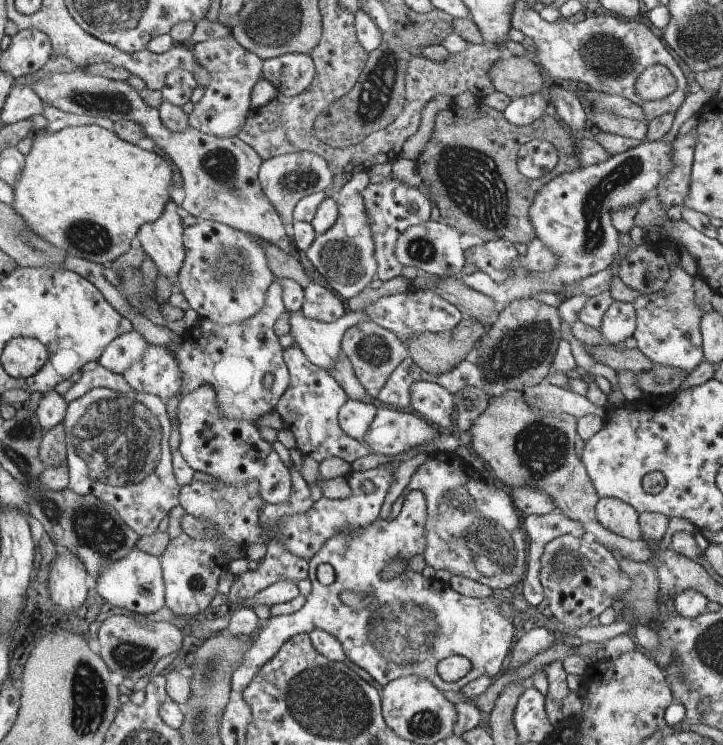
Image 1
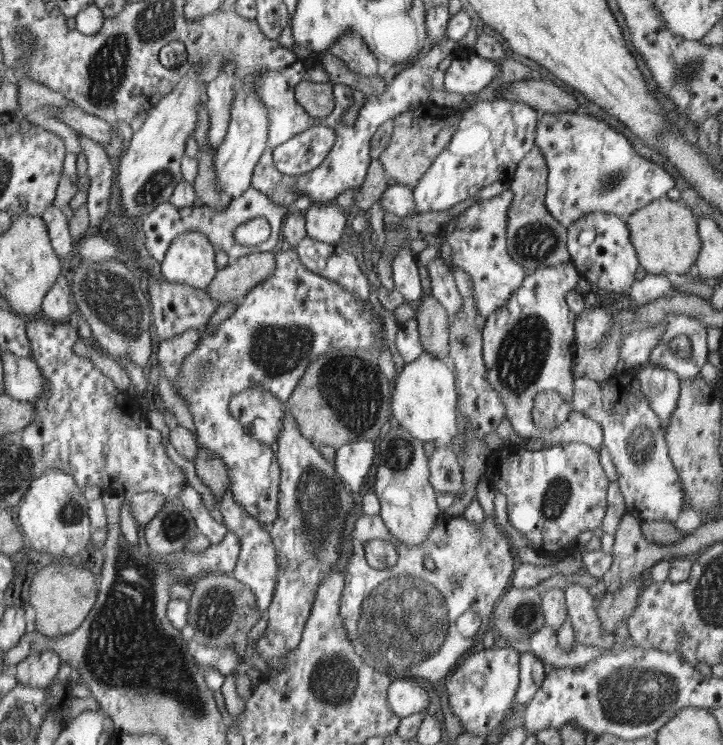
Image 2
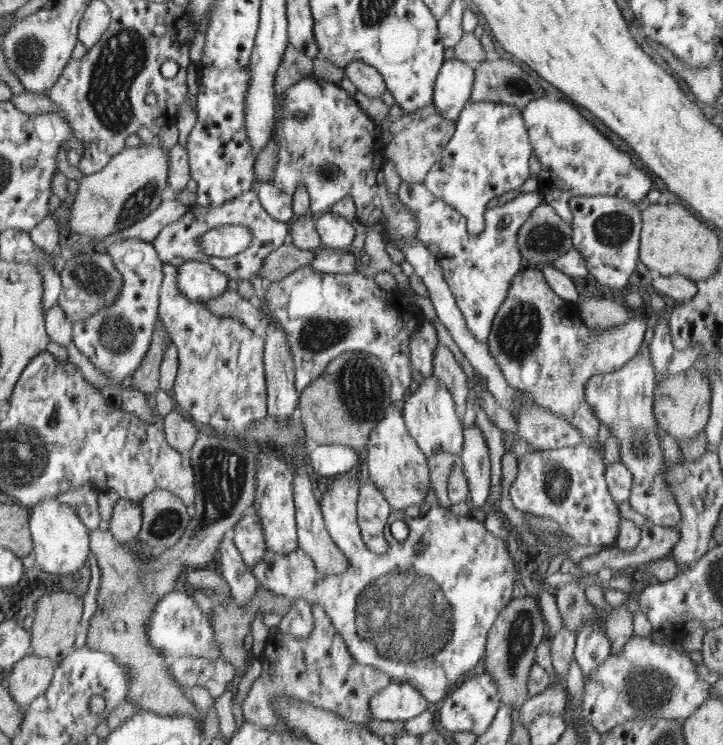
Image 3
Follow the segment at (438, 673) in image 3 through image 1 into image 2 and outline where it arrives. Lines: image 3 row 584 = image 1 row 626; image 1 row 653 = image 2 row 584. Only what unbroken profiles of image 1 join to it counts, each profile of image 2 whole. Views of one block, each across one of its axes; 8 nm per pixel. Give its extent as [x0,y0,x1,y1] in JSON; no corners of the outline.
[218,492,515,687]

